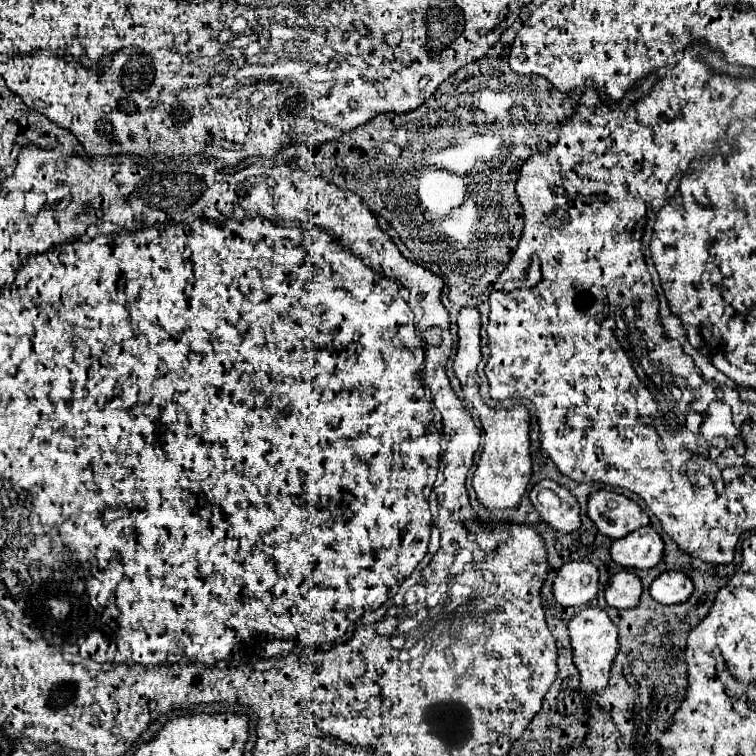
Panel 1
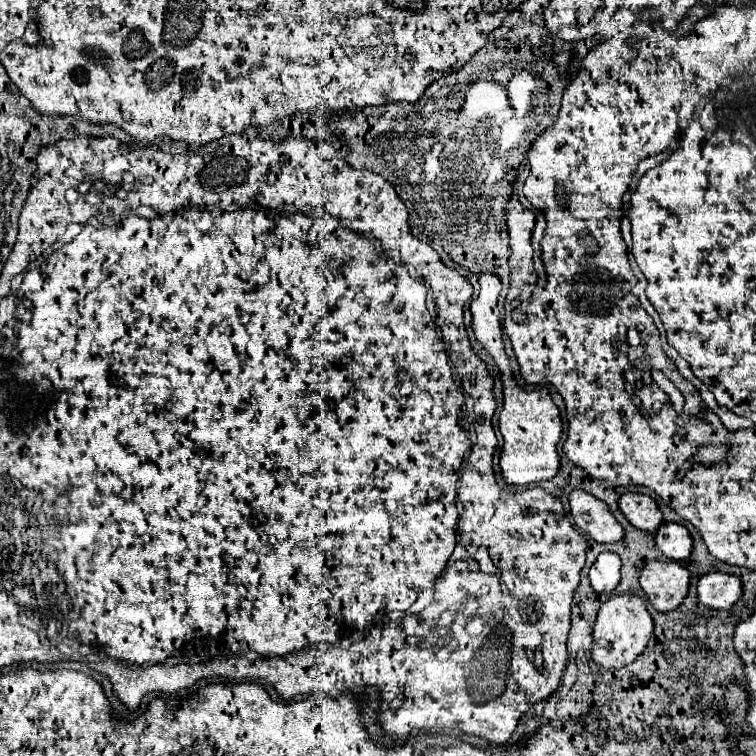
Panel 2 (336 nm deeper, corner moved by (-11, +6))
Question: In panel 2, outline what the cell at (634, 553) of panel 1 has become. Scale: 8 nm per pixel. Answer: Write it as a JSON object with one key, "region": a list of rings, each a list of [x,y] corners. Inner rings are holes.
{"region":[[[663,523],[657,531],[657,547],[673,561],[685,561],[691,555],[693,539],[679,523]]]}

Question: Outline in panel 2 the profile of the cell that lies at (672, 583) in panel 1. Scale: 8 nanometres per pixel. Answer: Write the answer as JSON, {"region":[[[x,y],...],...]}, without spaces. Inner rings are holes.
{"region":[[[711,571],[699,579],[697,595],[699,601],[711,609],[731,609],[743,595],[743,585],[735,575]]]}

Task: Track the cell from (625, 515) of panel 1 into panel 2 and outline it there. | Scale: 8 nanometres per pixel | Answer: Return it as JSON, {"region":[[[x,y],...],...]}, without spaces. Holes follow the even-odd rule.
{"region":[[[625,493],[619,499],[619,509],[629,519],[629,523],[641,531],[657,531],[663,523],[661,511],[655,499],[641,493]]]}

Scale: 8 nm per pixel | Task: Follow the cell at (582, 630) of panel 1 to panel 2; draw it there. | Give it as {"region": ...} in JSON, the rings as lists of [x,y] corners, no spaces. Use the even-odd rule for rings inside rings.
{"region":[[[613,595],[609,597],[597,615],[593,627],[593,661],[607,669],[621,669],[633,663],[653,637],[653,617],[647,605],[637,595]]]}

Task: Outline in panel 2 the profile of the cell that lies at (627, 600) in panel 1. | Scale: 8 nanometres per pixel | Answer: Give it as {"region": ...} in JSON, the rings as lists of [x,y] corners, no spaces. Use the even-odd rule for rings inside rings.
{"region":[[[649,561],[643,567],[639,583],[657,611],[671,611],[683,603],[689,591],[691,573],[677,561]]]}

